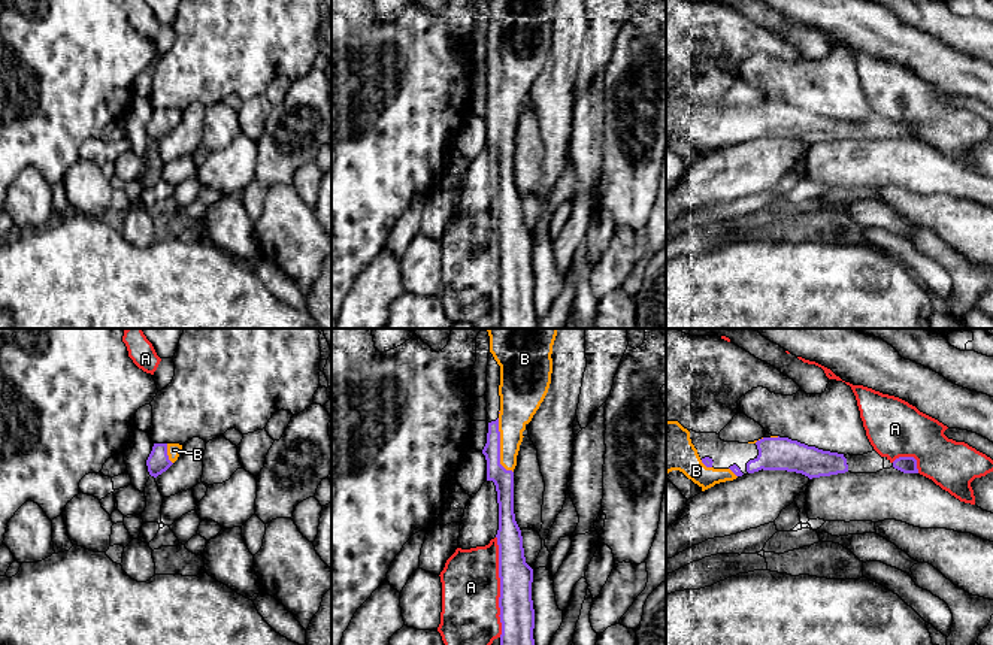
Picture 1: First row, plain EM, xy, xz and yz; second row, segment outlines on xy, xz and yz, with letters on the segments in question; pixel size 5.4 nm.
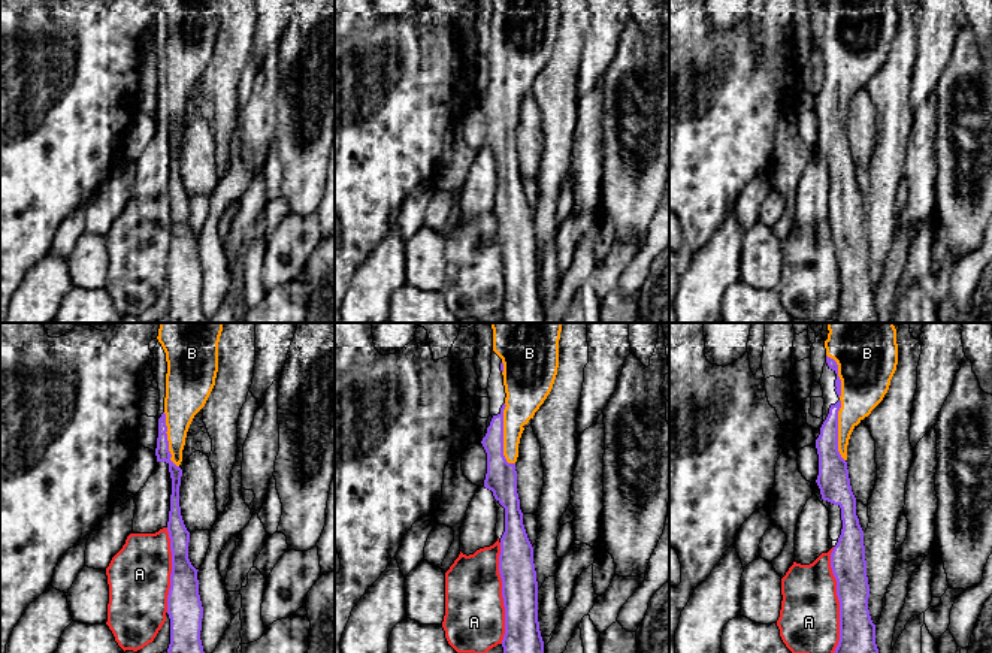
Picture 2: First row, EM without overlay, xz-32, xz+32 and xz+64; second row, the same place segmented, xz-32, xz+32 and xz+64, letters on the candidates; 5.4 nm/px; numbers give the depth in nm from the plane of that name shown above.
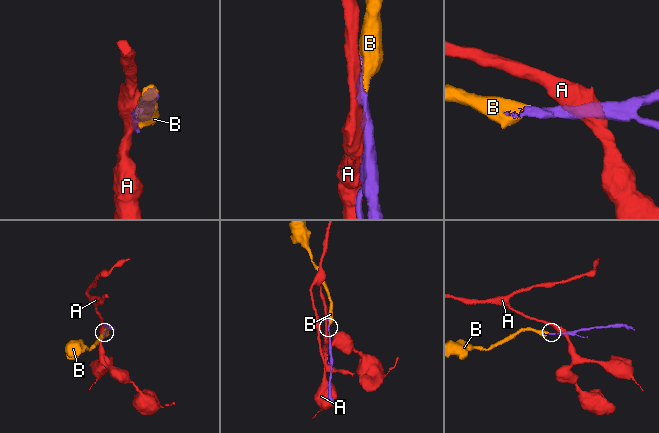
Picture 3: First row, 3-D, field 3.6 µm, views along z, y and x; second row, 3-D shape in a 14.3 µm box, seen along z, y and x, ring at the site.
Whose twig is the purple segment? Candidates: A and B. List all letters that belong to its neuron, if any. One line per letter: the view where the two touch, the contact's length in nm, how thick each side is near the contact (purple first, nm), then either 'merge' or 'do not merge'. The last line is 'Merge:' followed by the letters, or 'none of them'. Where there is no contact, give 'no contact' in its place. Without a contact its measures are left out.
A: contact in xz; length 550 nm; calibres 190 and 320 nm; do not merge
B: contact in xz; length 300 nm; calibres 110 and 200 nm; merge
Merge: B

